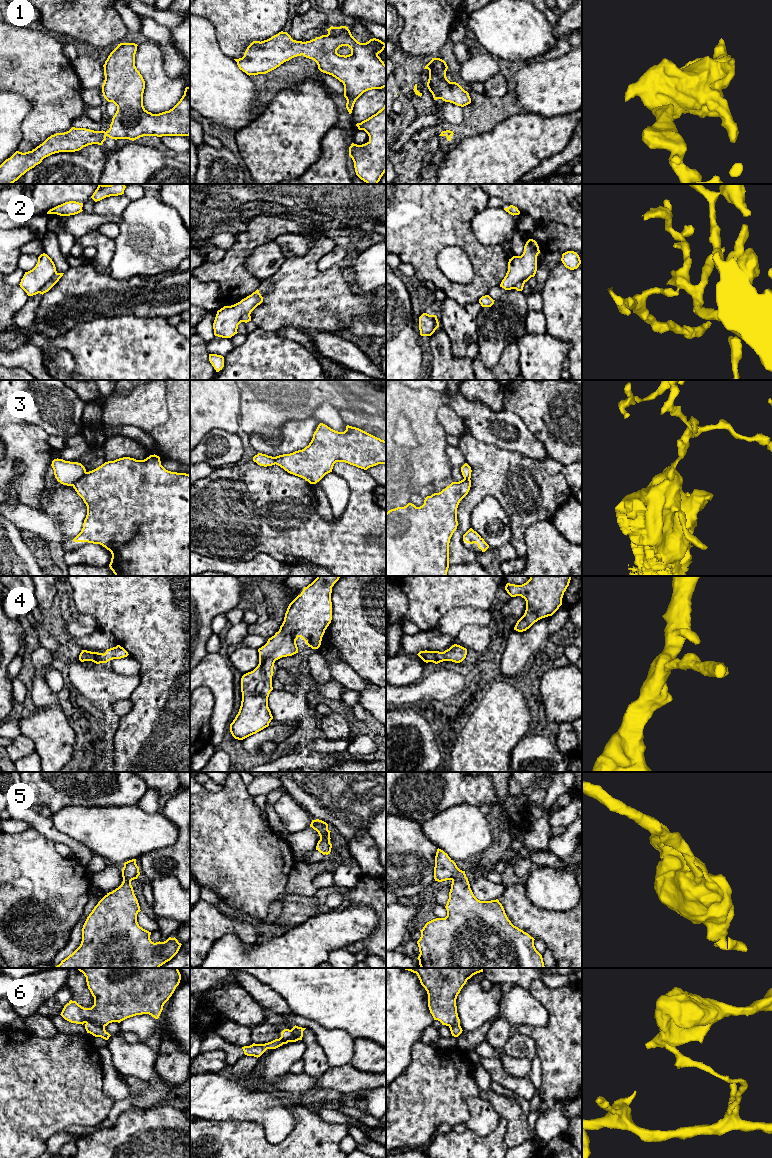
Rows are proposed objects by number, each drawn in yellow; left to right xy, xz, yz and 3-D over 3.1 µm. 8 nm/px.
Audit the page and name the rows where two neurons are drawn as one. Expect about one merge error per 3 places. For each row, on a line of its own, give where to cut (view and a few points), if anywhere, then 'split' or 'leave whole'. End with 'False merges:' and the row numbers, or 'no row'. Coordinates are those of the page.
1: cut none; leave whole
2: cut xy (57, 273), (39, 292); split
3: cut xy (86, 472), (71, 485); split
4: cut none; leave whole
5: cut none; leave whole
6: cut xy (86, 1022), (92, 1022), (104, 1027); split
False merges: 2, 3, 6

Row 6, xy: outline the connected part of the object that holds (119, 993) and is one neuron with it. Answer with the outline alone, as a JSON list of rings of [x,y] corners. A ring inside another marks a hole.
[[[77,968],[86,977],[88,989],[94,997],[94,1005],[84,1008],[70,1000],[61,1016],[76,1024],[93,1023],[105,1027],[142,1014],[158,1019],[164,1004],[174,993],[181,980],[178,968]]]

